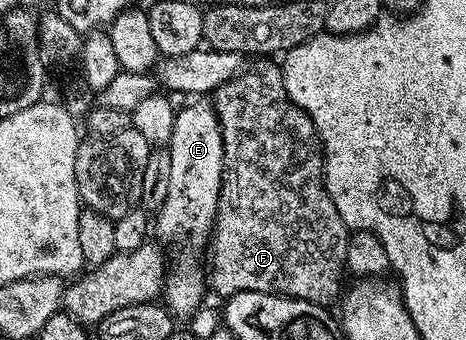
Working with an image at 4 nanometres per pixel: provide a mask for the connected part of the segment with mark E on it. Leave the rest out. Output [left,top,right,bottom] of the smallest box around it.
[153,102,223,314]

